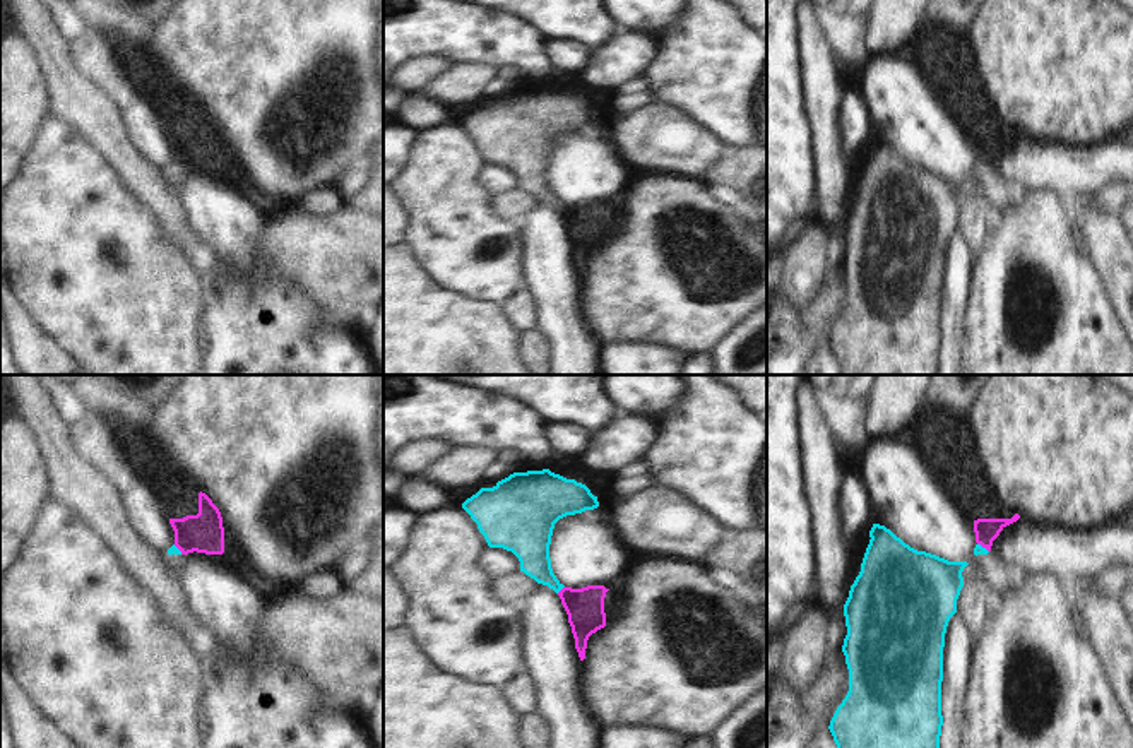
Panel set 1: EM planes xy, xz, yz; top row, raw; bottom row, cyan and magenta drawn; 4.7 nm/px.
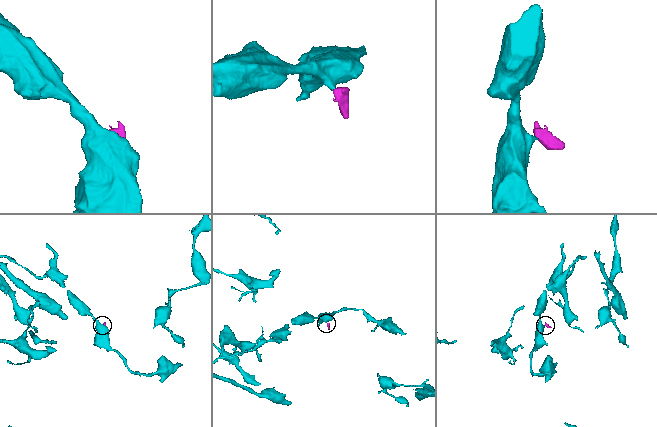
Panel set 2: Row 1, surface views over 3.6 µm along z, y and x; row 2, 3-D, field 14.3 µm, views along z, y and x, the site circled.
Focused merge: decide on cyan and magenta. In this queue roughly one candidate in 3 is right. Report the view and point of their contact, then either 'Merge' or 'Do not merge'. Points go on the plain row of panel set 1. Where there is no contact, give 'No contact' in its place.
Touches cyan at xz (560, 206). Do not merge

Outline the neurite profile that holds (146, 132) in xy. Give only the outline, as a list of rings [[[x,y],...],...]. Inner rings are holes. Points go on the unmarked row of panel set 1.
[[[139,101],[123,111],[123,122],[130,142],[140,156],[156,169],[166,173],[175,161],[175,147],[154,111],[144,101]]]

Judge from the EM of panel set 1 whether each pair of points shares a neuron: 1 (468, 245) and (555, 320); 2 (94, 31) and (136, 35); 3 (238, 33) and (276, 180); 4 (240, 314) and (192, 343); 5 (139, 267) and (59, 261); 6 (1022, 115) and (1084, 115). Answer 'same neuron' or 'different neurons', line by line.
1: different neurons
2: same neuron
3: same neuron
4: different neurons
5: same neuron
6: same neuron

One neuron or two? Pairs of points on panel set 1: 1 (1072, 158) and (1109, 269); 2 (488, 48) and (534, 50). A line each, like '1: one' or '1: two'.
1: two
2: one

